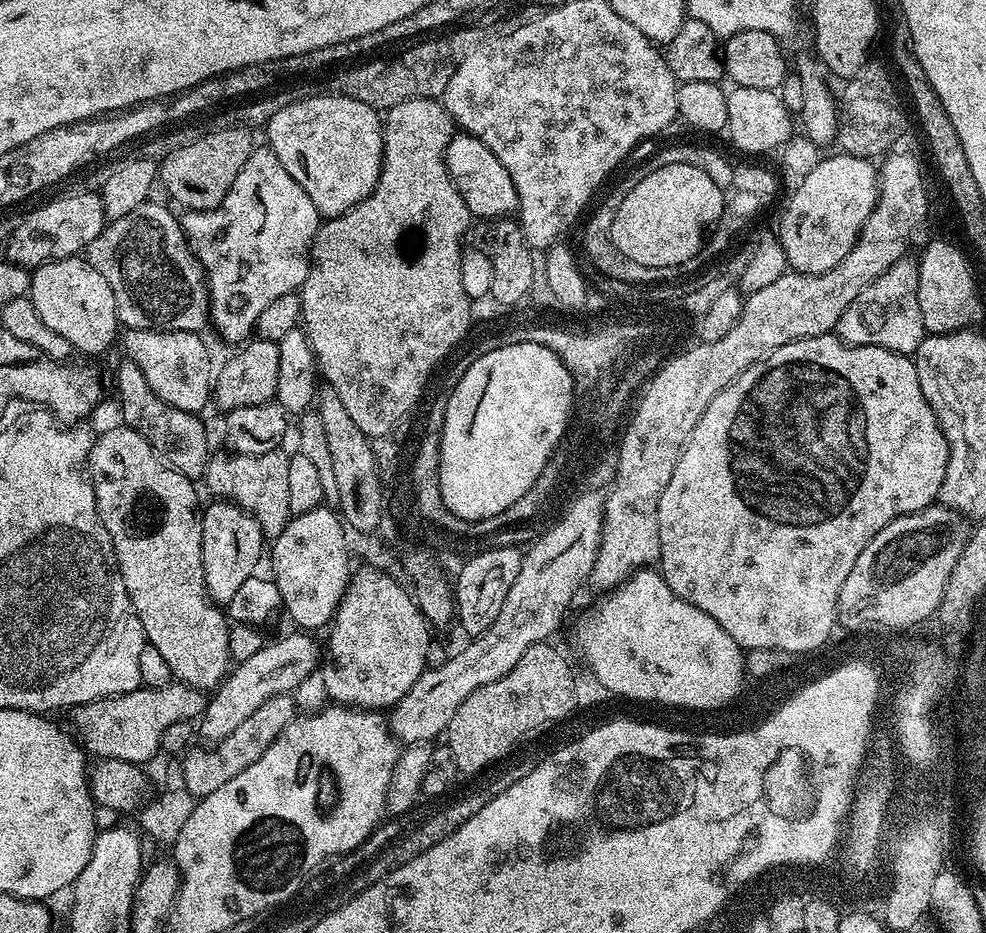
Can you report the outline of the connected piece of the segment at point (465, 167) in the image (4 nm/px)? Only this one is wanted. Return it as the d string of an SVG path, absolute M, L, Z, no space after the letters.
M467 134L453 135L444 151L444 161L458 194L462 194L473 217L495 220L511 217L517 211L518 194L514 190L514 182L510 182L510 174L506 174L506 166L486 150L479 138Z

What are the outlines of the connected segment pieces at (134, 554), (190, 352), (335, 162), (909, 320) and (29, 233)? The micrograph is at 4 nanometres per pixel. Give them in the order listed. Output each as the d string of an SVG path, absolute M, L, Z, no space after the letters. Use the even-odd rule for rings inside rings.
M119 426L97 435L90 453L90 479L96 495L96 510L116 555L120 572L130 594L130 602L142 622L147 643L162 654L170 665L173 677L192 688L212 690L230 671L228 655L229 621L225 613L213 604L204 585L202 566L201 513L196 512L196 488L189 477L169 468L156 451L133 428Z
M130 328L123 333L123 355L133 360L142 370L150 390L170 406L197 414L210 404L214 392L214 364L212 356L204 345L200 332L159 332L145 328Z
M317 95L294 101L266 125L267 147L282 162L286 174L310 194L321 217L348 212L372 193L384 161L384 126L379 111L345 96Z
M905 258L894 262L886 274L878 274L850 306L846 306L846 314L835 326L835 335L845 344L861 344L862 346L878 346L891 352L901 352L903 356L912 356L925 338L922 310L918 306L918 270L919 263L915 259Z
M80 192L77 196L60 196L41 208L36 208L16 229L8 240L7 259L11 263L35 270L48 260L65 260L67 256L80 256L98 238L106 223L104 204L93 192Z

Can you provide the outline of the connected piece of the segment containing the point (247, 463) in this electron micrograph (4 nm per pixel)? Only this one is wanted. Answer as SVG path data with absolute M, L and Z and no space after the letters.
M277 450L257 456L237 456L224 452L217 456L215 453L209 459L202 477L203 483L208 483L209 490L217 492L217 497L233 502L253 516L265 537L275 538L282 534L282 530L293 517L289 501L289 453Z

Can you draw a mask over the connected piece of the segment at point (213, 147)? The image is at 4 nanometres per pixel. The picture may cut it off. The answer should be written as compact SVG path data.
M247 128L224 129L202 137L192 144L183 145L180 149L163 157L158 168L158 178L166 184L171 199L181 204L181 209L189 212L211 212L220 207L230 186L234 186L232 174L242 170L242 158L250 158L254 147L253 133Z

